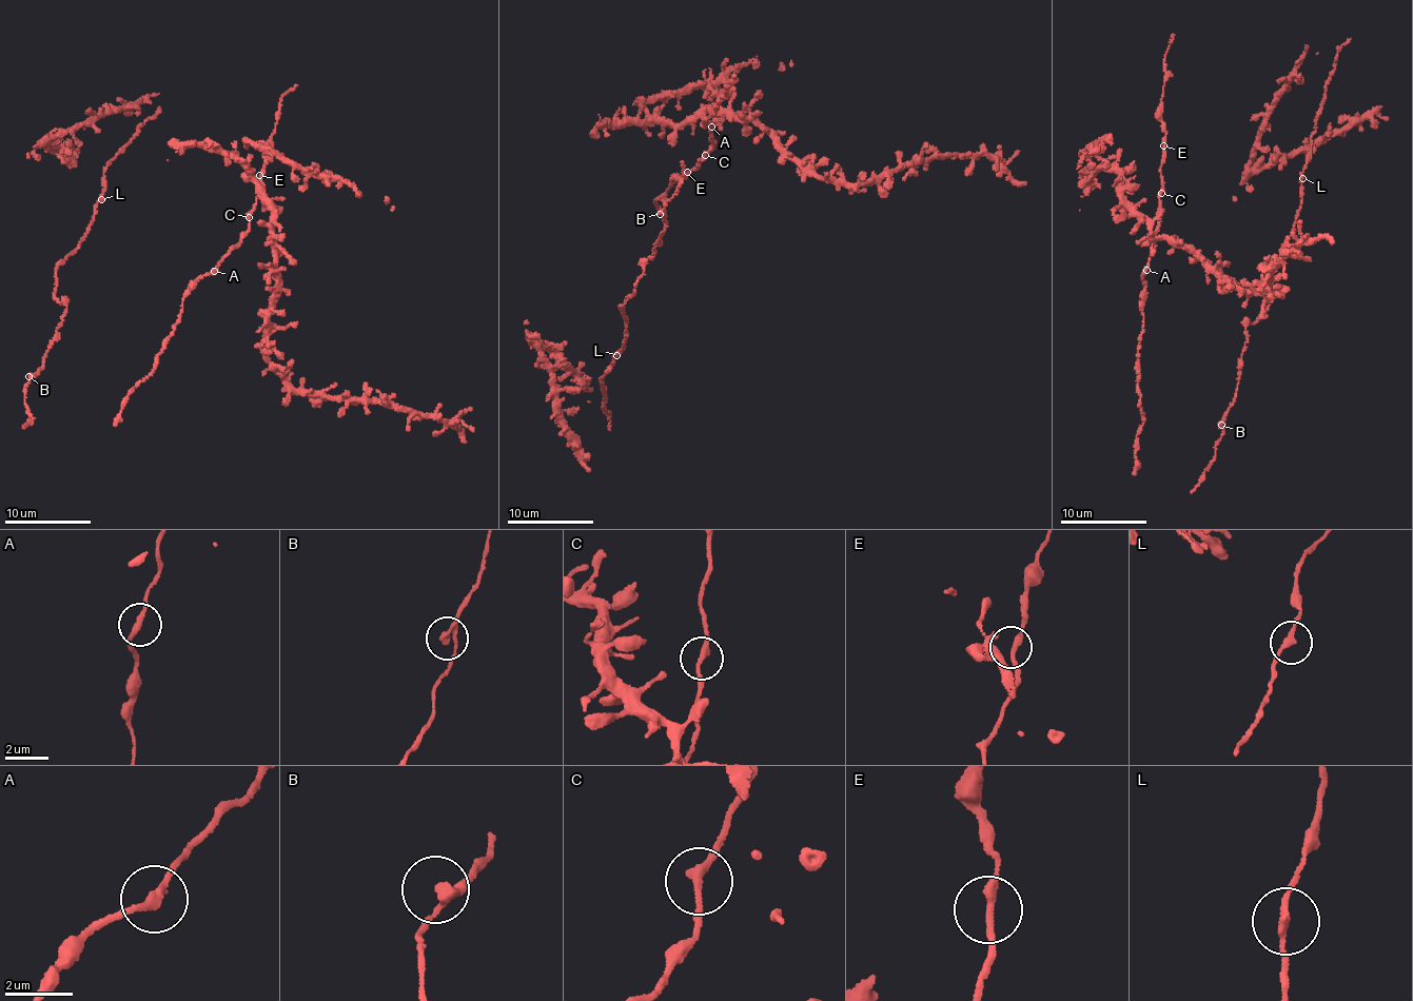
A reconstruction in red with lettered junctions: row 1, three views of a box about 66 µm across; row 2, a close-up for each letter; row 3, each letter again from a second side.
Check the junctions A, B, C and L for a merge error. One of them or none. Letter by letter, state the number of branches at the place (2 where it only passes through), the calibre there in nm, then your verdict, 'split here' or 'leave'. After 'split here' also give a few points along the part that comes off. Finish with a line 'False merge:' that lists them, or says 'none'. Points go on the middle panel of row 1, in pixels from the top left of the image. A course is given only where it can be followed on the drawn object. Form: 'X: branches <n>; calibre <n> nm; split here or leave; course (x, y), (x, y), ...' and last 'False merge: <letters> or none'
A: branches 2; calibre 260 nm; leave
B: branches 2; calibre 240 nm; leave
C: branches 2; calibre 240 nm; leave
L: branches 2; calibre 220 nm; leave
False merge: none

